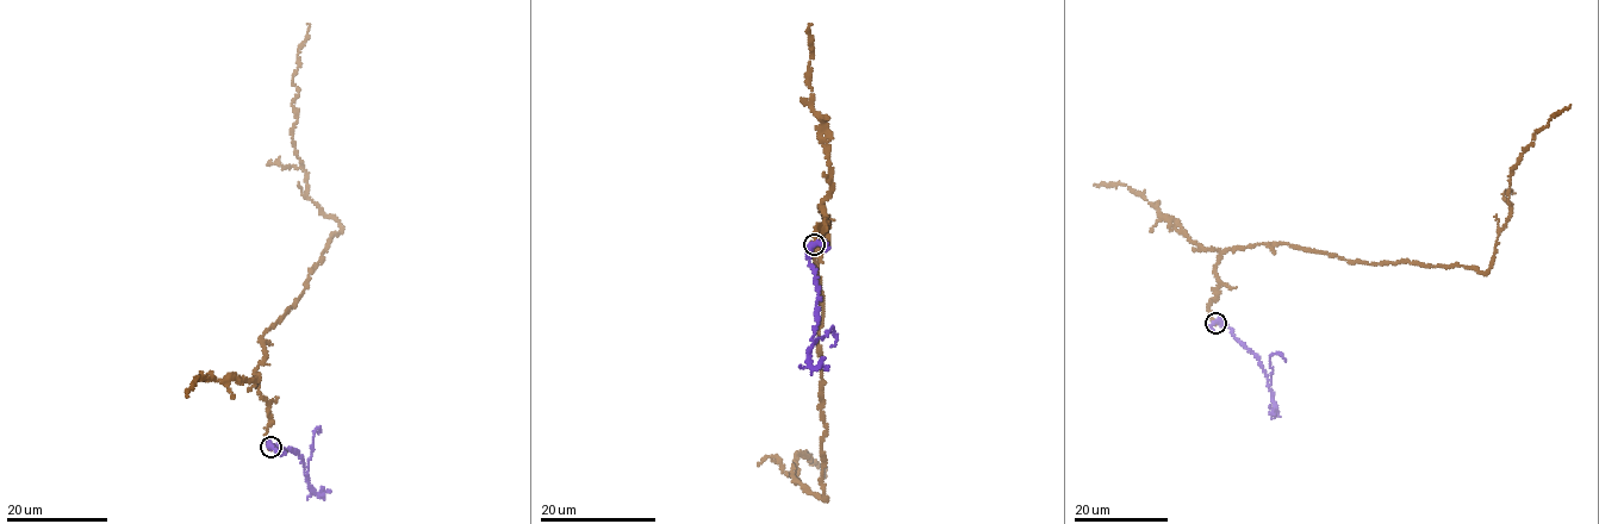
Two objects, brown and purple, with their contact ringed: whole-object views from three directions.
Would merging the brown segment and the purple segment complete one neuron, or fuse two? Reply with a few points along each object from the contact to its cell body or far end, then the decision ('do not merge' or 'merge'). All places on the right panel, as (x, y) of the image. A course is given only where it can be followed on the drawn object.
course brown (1214, 322), (1215, 267), (1238, 247), (1486, 272), (1510, 213), (1511, 168), (1570, 105); course purple (1215, 322), (1229, 325), (1236, 338), (1251, 350), (1268, 386), (1270, 356), (1280, 354), (1286, 362); do not merge

